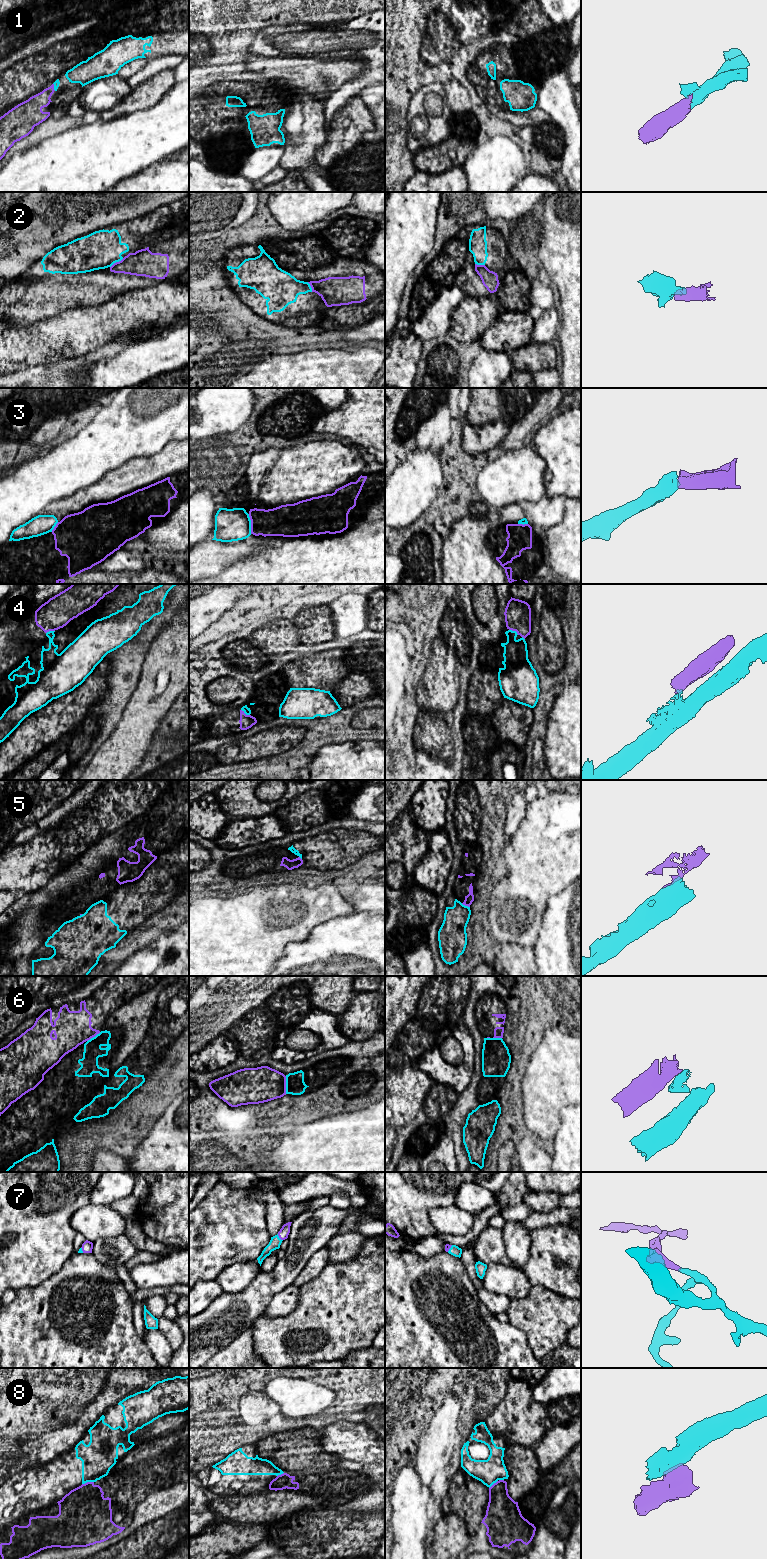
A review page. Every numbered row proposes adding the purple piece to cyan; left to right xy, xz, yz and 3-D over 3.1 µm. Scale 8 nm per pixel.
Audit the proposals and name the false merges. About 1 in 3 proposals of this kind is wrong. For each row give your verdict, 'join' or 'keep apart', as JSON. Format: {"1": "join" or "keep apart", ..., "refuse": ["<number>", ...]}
{"1": "join", "2": "keep apart", "3": "keep apart", "4": "keep apart", "5": "keep apart", "6": "keep apart", "7": "join", "8": "keep apart", "refuse": ["2", "3", "4", "5", "6", "8"]}

